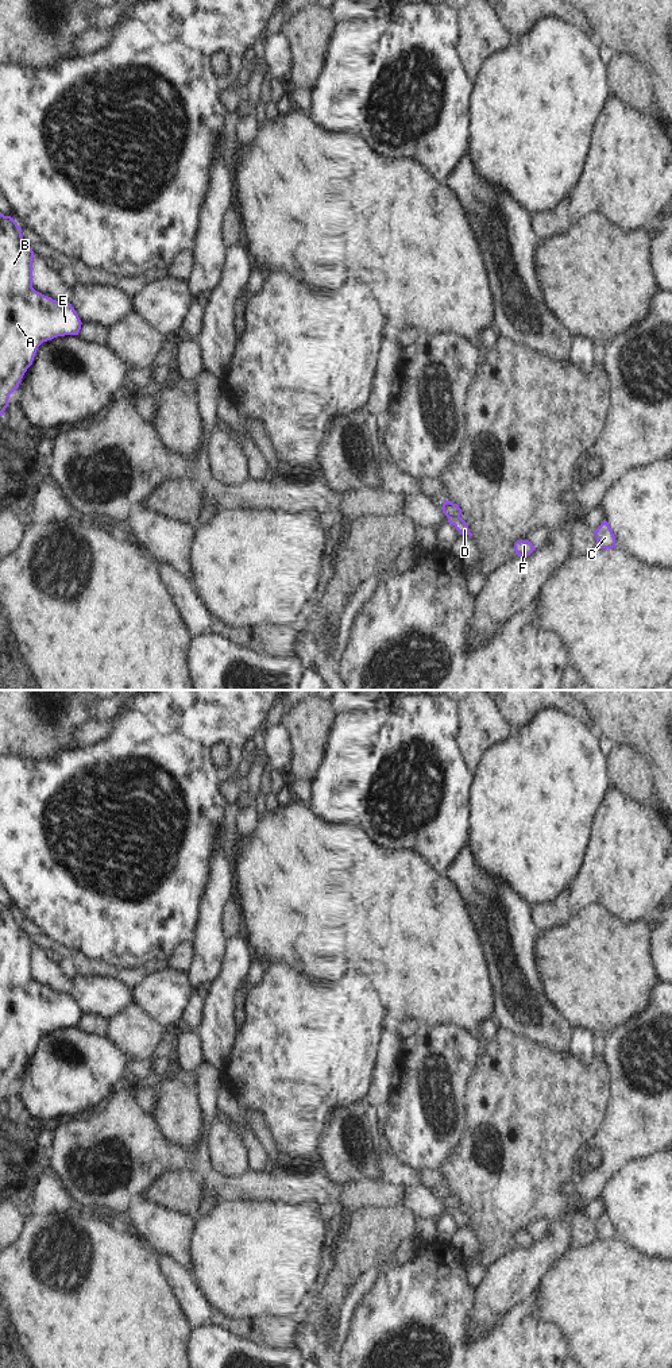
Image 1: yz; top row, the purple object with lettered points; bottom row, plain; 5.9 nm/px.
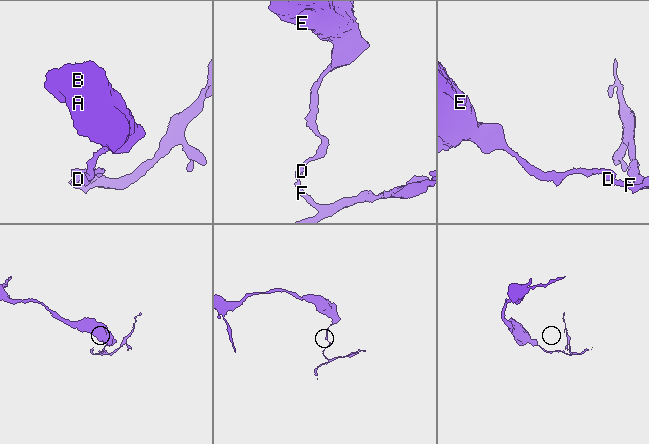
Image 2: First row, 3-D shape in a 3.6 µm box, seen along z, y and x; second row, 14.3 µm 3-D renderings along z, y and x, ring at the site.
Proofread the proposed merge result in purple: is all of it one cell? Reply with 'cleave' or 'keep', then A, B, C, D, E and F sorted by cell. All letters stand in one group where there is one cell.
cleave; groups A B E / C D F

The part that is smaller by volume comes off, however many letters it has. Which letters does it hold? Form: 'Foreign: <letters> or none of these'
Foreign: C, D, F

